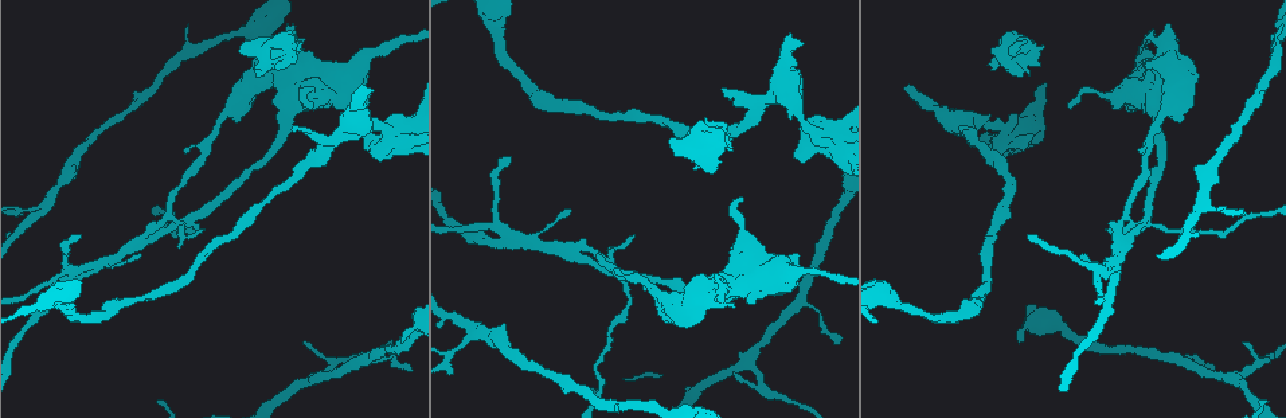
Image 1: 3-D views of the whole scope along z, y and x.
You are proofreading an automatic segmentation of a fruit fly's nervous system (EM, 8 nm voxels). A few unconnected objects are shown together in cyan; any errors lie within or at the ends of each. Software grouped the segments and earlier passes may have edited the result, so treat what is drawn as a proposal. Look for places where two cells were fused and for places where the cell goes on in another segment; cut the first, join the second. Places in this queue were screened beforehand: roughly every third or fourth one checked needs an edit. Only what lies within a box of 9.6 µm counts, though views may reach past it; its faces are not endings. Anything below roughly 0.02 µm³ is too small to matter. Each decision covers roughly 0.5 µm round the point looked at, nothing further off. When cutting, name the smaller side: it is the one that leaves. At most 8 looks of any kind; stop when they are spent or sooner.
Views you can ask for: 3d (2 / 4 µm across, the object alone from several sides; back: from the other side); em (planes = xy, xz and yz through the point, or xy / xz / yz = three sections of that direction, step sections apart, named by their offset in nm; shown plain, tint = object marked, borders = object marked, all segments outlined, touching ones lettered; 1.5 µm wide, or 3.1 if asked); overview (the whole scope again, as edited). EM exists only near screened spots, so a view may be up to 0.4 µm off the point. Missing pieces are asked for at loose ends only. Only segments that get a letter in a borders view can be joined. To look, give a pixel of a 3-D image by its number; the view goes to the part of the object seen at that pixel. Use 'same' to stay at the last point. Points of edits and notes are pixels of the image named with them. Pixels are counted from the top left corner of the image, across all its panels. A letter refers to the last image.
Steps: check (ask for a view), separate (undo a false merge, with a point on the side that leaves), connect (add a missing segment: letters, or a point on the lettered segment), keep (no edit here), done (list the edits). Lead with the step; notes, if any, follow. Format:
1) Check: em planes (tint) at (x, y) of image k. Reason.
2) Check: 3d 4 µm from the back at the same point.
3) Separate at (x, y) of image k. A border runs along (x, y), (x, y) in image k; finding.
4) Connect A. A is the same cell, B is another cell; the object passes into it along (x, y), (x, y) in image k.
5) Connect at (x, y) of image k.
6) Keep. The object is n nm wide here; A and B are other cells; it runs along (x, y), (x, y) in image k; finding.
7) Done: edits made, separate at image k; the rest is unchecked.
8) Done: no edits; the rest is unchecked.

Check: em planes (borders) at (360, 62) of image 1. Sudden change in width.

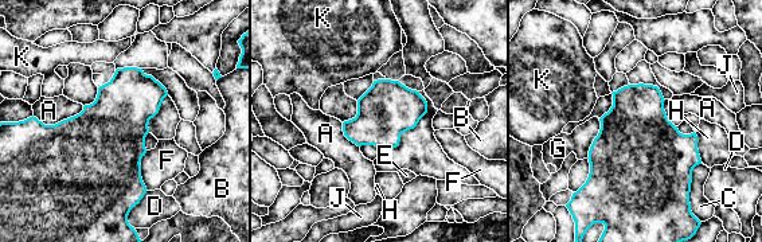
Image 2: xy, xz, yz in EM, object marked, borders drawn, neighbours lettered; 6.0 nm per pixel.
Keep. The object is 340 nm wide here; A, B, C, D, E, F, G, H, J and K are other cells; a border runs along (145, 151), (140, 176), (147, 190) in image 2; continuous, no second cell.

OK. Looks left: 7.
Check: 3d 4 µm at (958, 126) of image 1. Thin end.

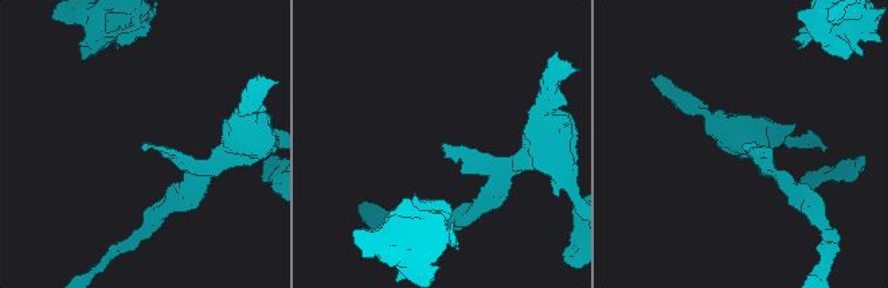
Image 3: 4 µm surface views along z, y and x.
Check: em yz step 8 (borders) at (142, 146) of image 3.

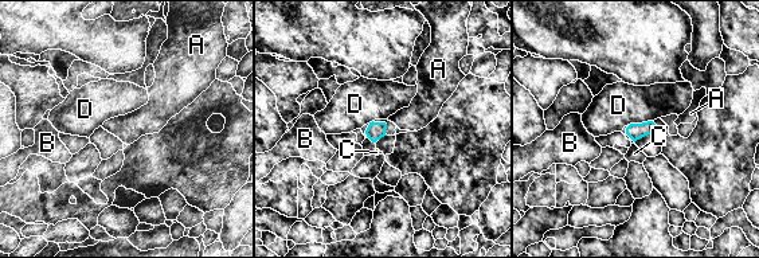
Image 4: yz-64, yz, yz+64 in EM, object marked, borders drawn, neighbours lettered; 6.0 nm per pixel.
Check: em planes (borders) at the same point.

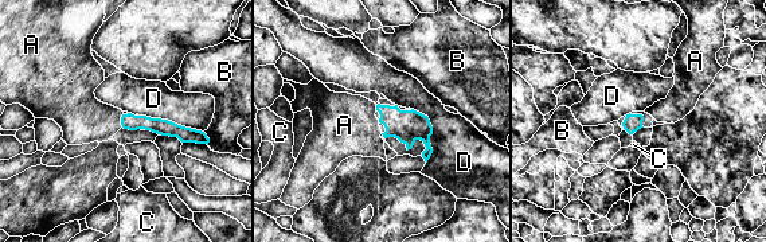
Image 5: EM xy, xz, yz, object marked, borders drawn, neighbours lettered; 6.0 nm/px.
Connect A. The object is 100 nm wide here; A is the same cell, B, C and D are other cells; the cell continues.

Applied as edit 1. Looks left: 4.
Check: em xz step 4 (borders) at (907, 88) of image 1. Branch stops here.

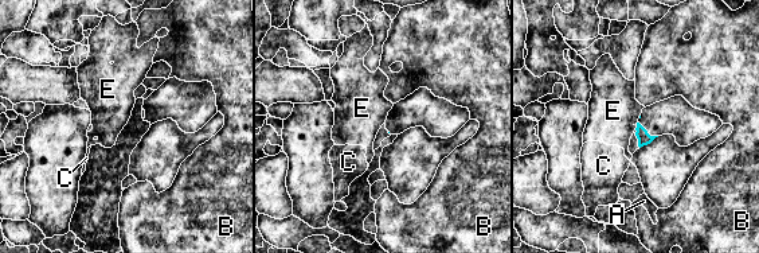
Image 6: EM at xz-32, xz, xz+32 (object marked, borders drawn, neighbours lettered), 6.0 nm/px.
Check: em planes (borders) at the same point. Another direction.

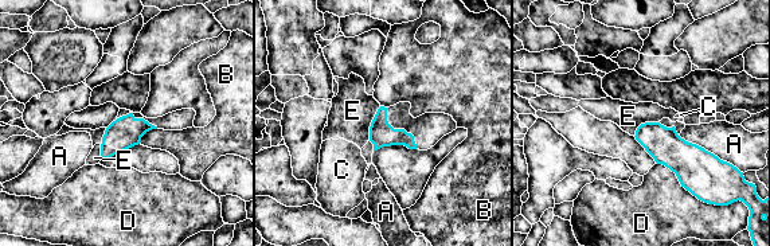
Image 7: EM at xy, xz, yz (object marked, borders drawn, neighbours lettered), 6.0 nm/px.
Keep. A, B, C, D and E are other cells; a border runs along (380, 106), (371, 122), (368, 139) in image 7; none of them fits.

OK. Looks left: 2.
Done: edits made, connect at image 5; the rest is unchecked.

